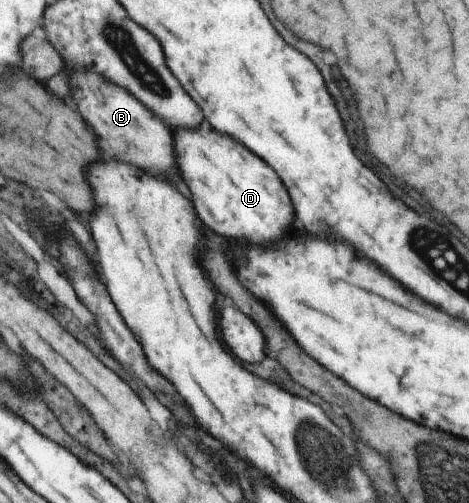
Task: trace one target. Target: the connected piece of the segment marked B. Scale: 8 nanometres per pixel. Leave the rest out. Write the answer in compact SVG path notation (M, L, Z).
M80 69L71 74L71 102L76 106L86 124L90 122L90 130L94 130L94 134L98 134L98 138L102 136L102 148L106 158L114 156L116 160L122 162L130 162L136 164L140 168L144 168L148 174L158 176L158 174L166 174L170 176L170 172L176 168L174 158L172 158L172 140L170 134L166 130L166 125L148 108L146 105L134 96L129 90L123 86L111 83L103 74L95 73L94 69Z

